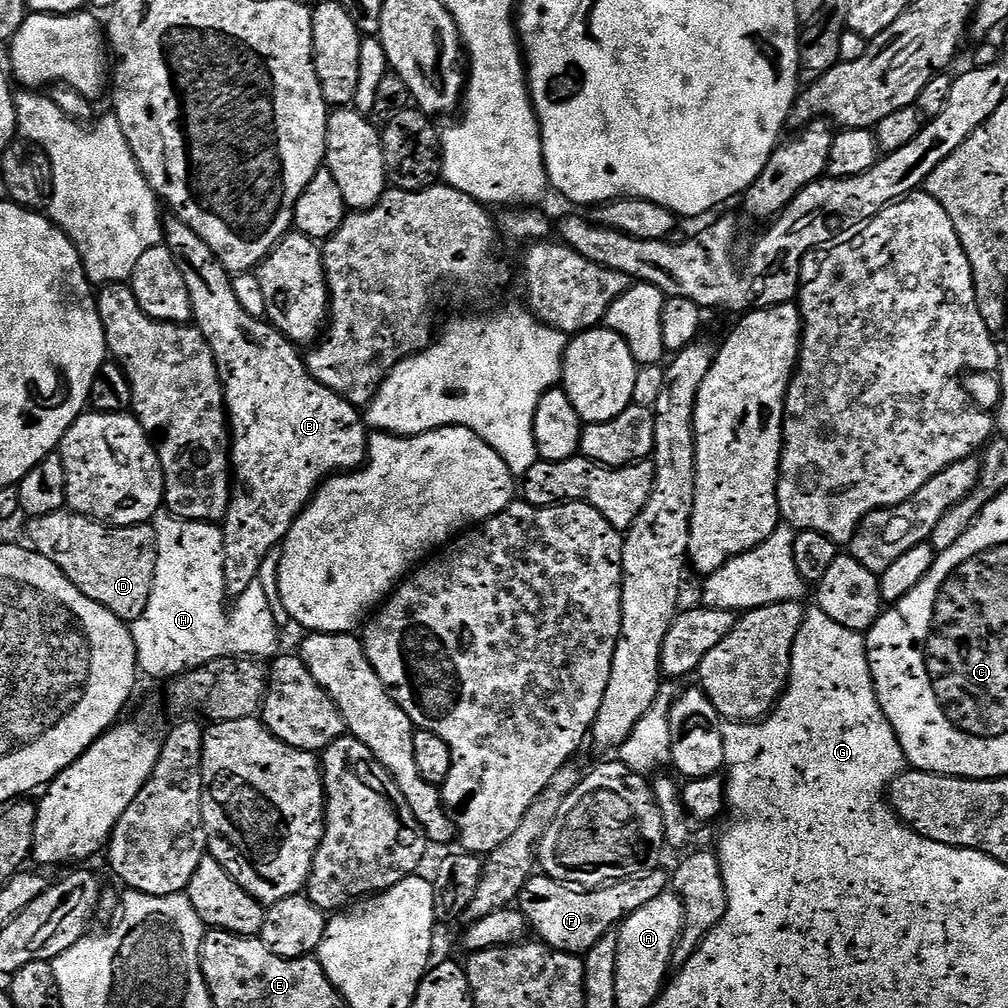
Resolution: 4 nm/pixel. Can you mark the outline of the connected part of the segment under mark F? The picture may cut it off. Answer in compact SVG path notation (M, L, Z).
M663 867L655 868L653 872L647 872L641 876L630 876L627 880L617 880L613 883L603 885L591 890L577 890L575 887L558 882L554 878L543 874L533 874L520 891L518 907L525 918L527 927L537 932L539 939L547 944L549 948L556 948L560 952L571 952L583 954L589 952L607 932L613 931L624 920L634 914L634 910L642 910L646 902L654 902L662 893L669 891L670 876Z

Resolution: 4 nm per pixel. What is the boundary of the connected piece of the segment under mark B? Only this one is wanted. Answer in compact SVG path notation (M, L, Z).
M169 219L164 225L164 235L166 237L166 247L170 254L178 262L178 270L182 270L182 278L186 278L186 286L190 290L190 302L192 303L192 320L195 327L199 328L201 334L206 338L210 350L214 354L214 362L218 366L220 380L224 384L224 407L228 410L230 421L230 435L232 437L232 497L227 514L224 515L222 527L224 529L224 591L229 597L238 598L250 590L252 584L257 583L259 570L262 569L262 562L270 554L270 550L281 547L282 541L287 537L288 531L294 526L294 522L304 512L304 507L310 503L316 494L316 489L333 474L341 472L351 472L363 465L368 459L368 438L369 429L366 427L365 417L361 409L350 403L346 398L342 398L334 390L330 390L318 382L308 373L308 365L303 355L299 356L297 345L293 344L288 337L279 332L274 325L268 323L267 319L246 314L242 302L238 302L236 291L232 285L233 277L224 269L222 262L206 246L190 226L186 226L180 220Z

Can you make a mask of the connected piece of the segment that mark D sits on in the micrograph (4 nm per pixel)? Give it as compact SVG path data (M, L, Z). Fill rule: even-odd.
M71 510L37 516L27 523L31 547L50 558L86 598L106 606L119 620L142 618L146 602L150 602L156 569L156 529L151 523L118 528Z

